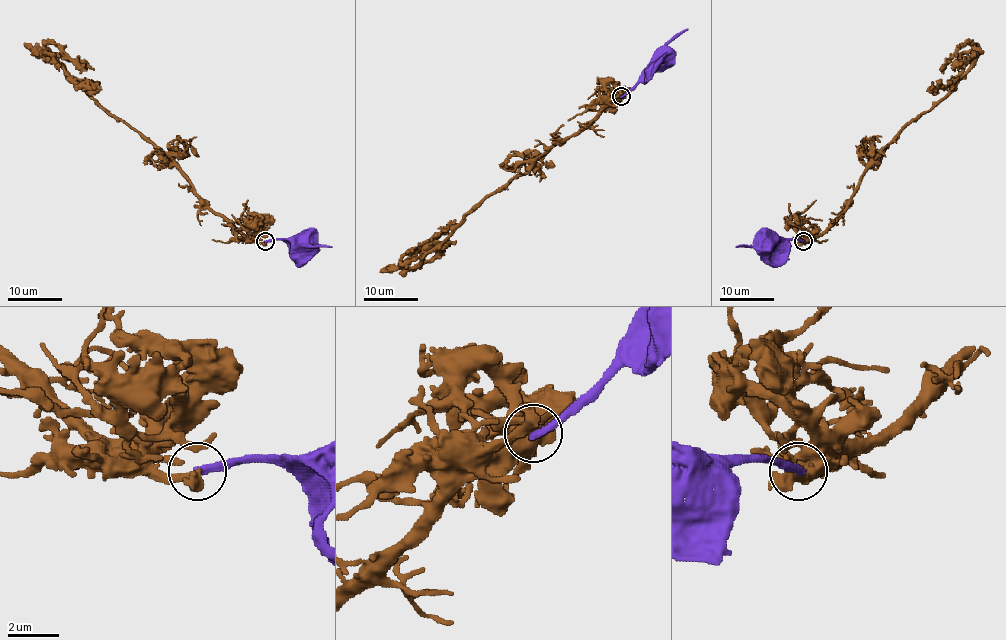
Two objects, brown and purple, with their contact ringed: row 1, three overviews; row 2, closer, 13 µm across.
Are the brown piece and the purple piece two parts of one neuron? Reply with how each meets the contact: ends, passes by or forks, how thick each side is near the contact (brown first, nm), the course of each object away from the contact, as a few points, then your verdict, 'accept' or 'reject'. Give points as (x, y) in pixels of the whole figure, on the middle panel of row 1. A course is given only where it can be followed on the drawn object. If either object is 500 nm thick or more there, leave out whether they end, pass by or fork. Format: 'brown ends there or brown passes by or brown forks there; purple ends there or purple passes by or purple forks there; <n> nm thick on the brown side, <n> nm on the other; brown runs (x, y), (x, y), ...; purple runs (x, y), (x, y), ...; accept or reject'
550 nm thick on the brown side, 320 nm on the other; brown runs (620, 96), (478, 205), (422, 259), (411, 267), (402, 265), (443, 233); purple runs (621, 96), (652, 74), (659, 67), (661, 59); reject

